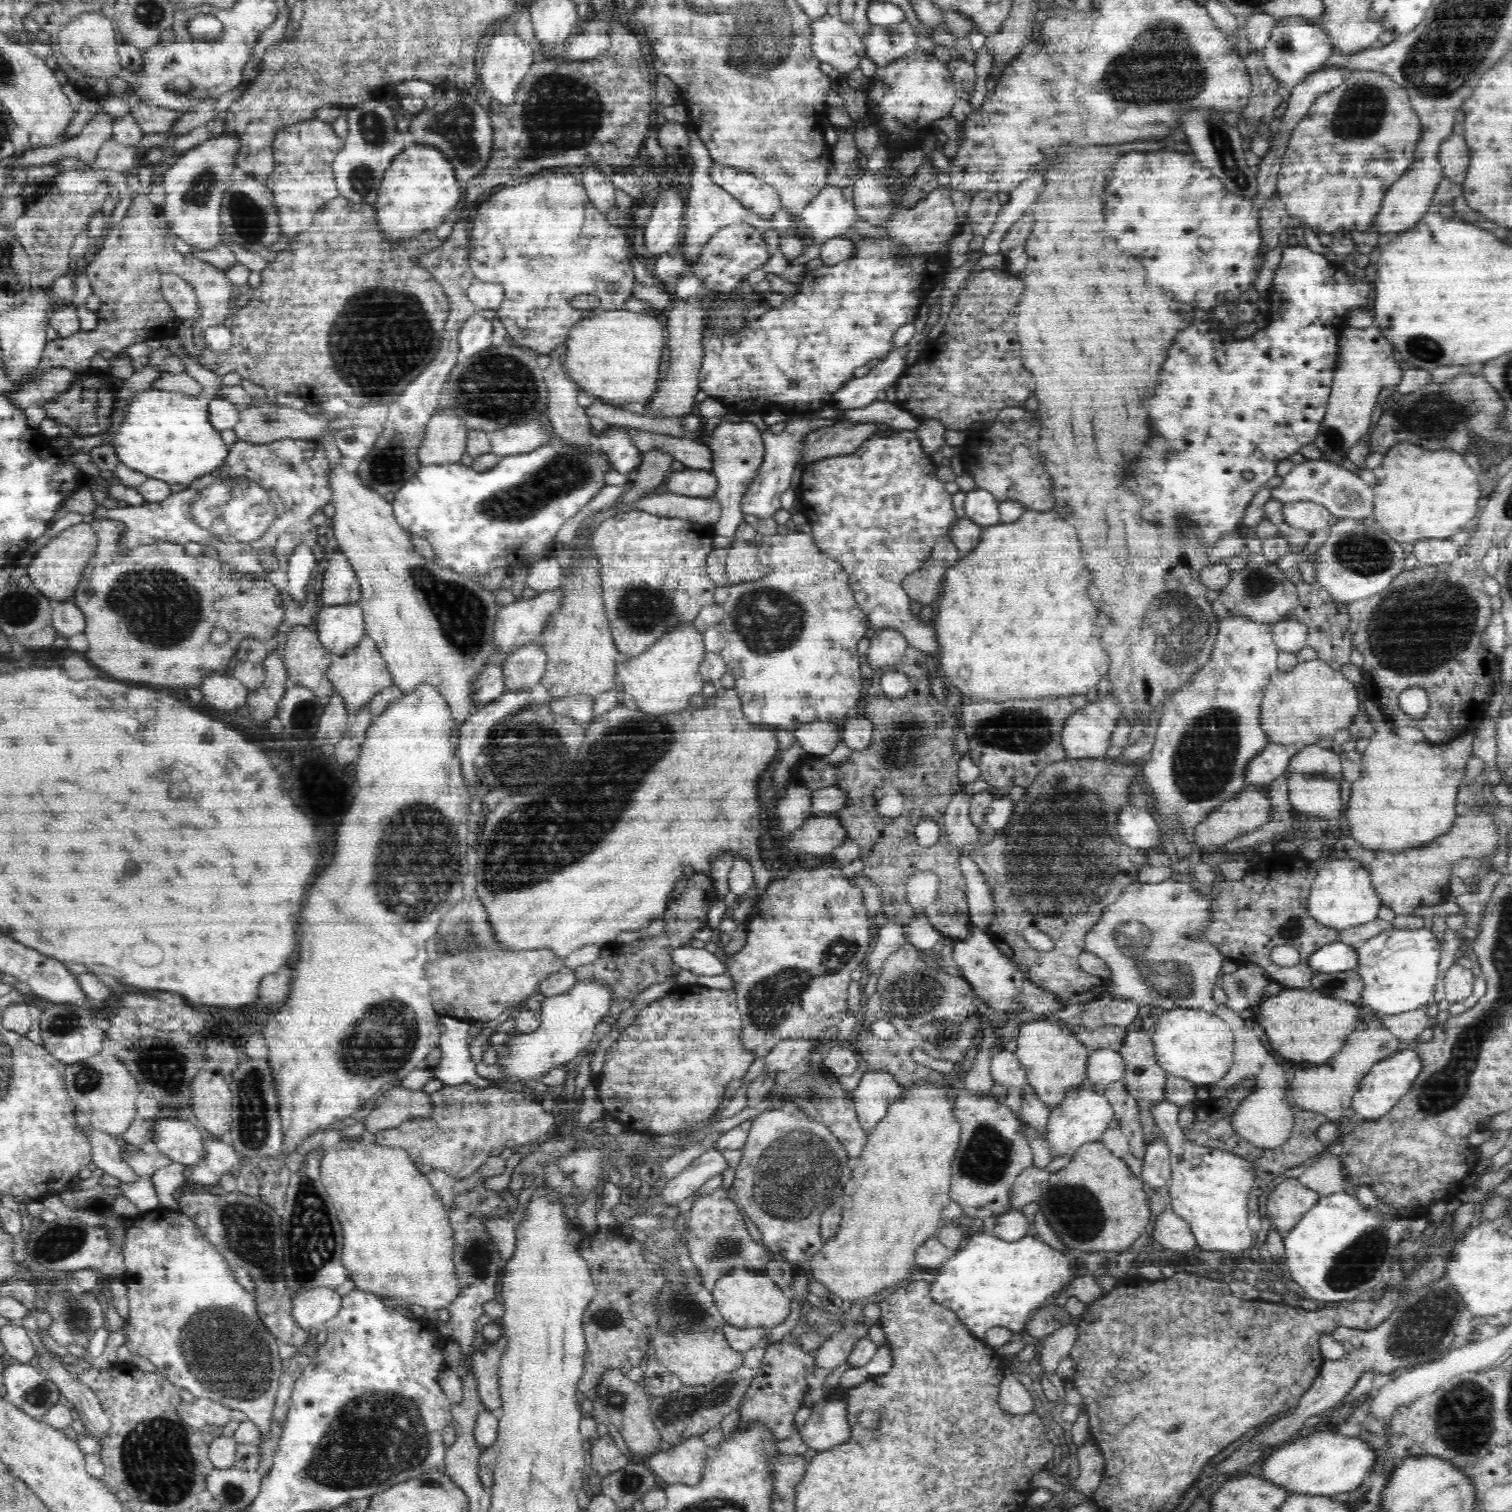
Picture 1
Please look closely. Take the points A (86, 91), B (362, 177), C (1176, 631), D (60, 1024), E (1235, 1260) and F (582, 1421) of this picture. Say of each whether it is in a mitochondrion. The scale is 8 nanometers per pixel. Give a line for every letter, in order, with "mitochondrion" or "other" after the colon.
A: other
B: mitochondrion
C: mitochondrion
D: mitochondrion
E: other
F: other

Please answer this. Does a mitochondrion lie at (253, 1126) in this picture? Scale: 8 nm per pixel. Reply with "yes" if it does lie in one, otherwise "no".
yes

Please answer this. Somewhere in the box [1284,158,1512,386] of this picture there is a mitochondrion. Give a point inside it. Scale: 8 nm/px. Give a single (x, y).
(1423, 349)

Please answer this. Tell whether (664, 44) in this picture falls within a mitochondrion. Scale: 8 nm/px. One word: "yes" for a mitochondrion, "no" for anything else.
no

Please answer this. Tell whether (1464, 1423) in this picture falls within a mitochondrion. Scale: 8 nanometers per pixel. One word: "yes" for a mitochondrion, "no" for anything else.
yes

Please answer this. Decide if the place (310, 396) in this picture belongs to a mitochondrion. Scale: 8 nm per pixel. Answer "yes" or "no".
no

